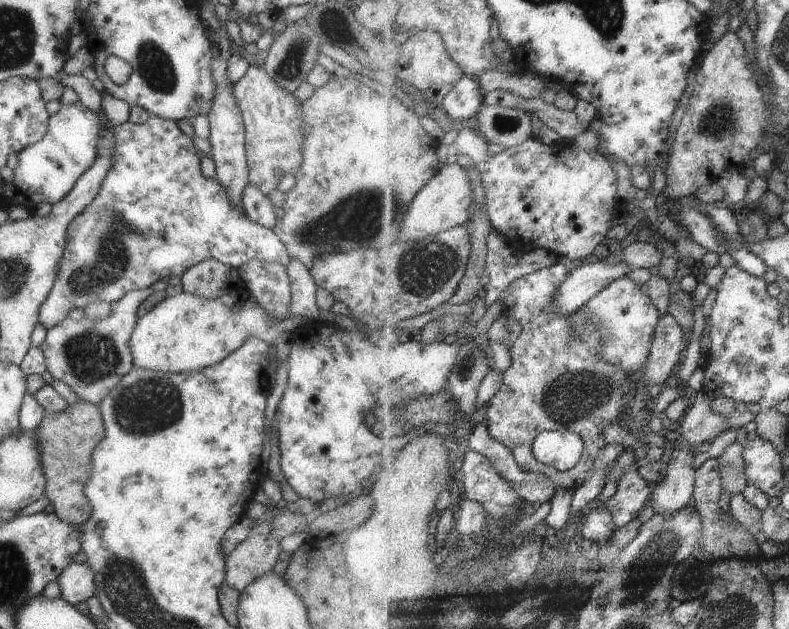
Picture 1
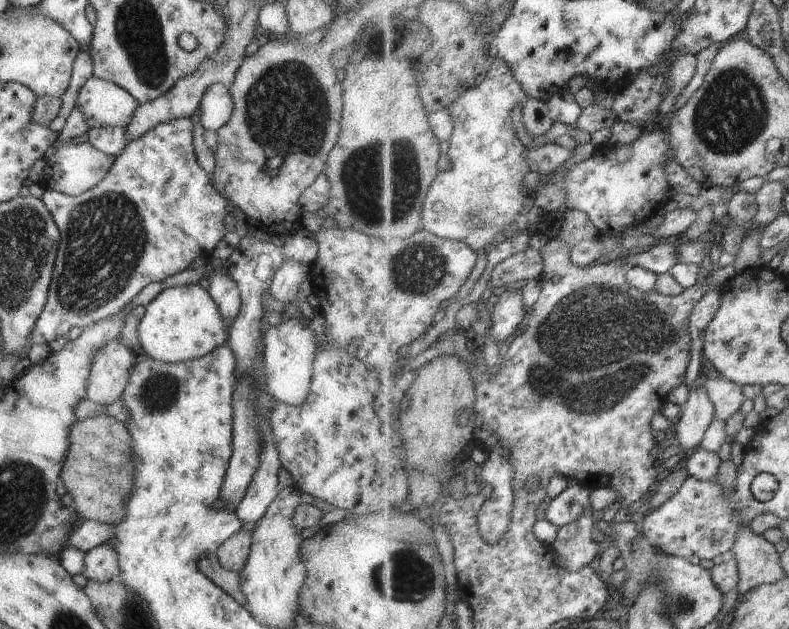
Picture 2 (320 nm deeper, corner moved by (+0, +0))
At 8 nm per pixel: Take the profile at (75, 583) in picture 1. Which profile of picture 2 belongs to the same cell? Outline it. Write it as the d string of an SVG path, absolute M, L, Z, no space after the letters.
M105 543L89 549L85 553L83 564L82 574L88 580L105 582L120 573L116 552L113 547Z

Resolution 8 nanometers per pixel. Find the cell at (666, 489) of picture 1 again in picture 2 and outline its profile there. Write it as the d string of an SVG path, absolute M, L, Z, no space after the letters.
M705 387L689 389L686 403L682 406L682 412L675 421L675 430L679 448L693 449L694 452L703 442L703 436L711 422L716 419L716 408L709 398Z

